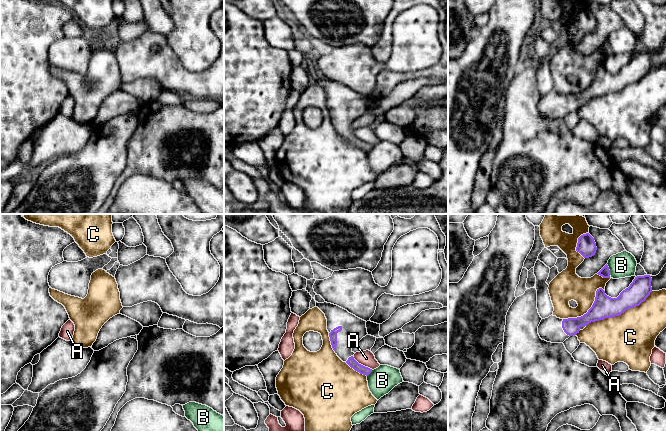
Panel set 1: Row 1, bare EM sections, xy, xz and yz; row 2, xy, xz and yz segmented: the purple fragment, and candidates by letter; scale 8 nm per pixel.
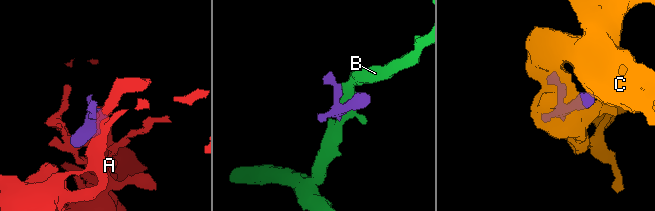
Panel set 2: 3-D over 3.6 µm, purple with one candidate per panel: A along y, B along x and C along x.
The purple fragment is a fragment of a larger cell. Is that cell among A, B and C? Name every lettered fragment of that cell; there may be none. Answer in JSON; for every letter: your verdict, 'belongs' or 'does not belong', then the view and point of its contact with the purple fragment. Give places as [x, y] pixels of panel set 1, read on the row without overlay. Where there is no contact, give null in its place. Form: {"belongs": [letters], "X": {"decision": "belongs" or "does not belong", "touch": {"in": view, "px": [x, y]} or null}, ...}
{"belongs": [], "A": {"decision": "does not belong", "touch": {"in": "xz", "px": [362, 141]}}, "B": {"decision": "does not belong", "touch": {"in": "yz", "px": [609, 46]}}, "C": {"decision": "does not belong", "touch": {"in": "yz", "px": [619, 90]}}}

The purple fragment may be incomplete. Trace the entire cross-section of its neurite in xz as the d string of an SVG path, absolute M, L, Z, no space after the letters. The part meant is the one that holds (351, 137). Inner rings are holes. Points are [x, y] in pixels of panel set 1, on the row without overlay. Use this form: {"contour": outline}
{"contour": "M316 78L316 83L325 90L331 121L337 132L355 147L368 152L372 145L359 140L352 127L354 120L368 111L366 97L331 79Z"}

